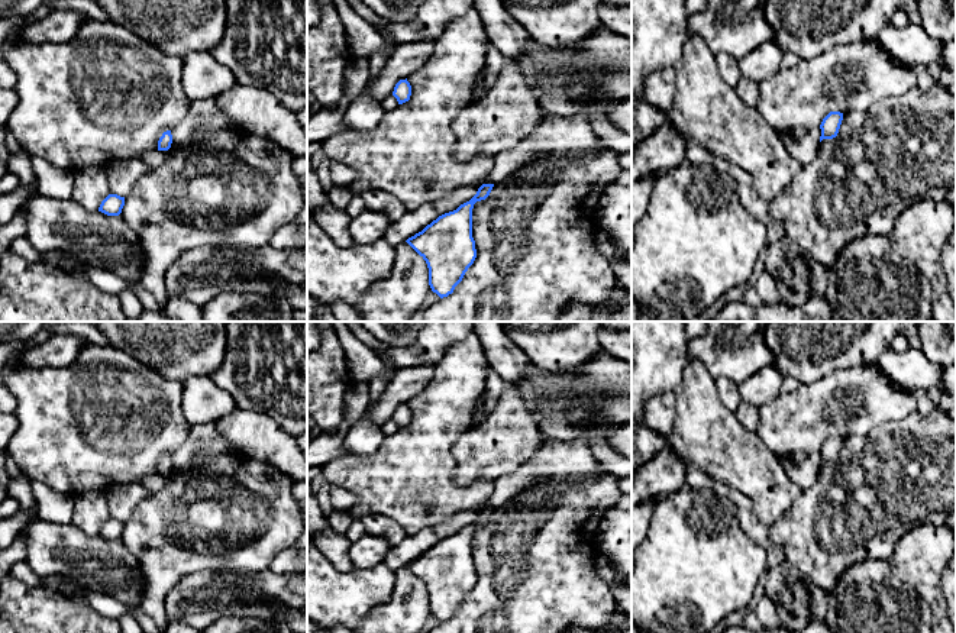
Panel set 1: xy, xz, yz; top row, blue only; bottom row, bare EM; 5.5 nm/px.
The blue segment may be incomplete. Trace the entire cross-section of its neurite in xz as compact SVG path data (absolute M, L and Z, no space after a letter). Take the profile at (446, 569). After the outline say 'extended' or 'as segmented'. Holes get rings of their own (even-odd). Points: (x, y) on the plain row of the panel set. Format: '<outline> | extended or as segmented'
M482 508L469 526L439 540L406 565L426 585L429 610L440 623L453 617L477 582L472 533L490 520L492 511Z | as segmented

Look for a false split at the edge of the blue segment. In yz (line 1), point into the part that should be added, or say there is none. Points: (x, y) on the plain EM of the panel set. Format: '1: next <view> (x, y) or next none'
1: next none

